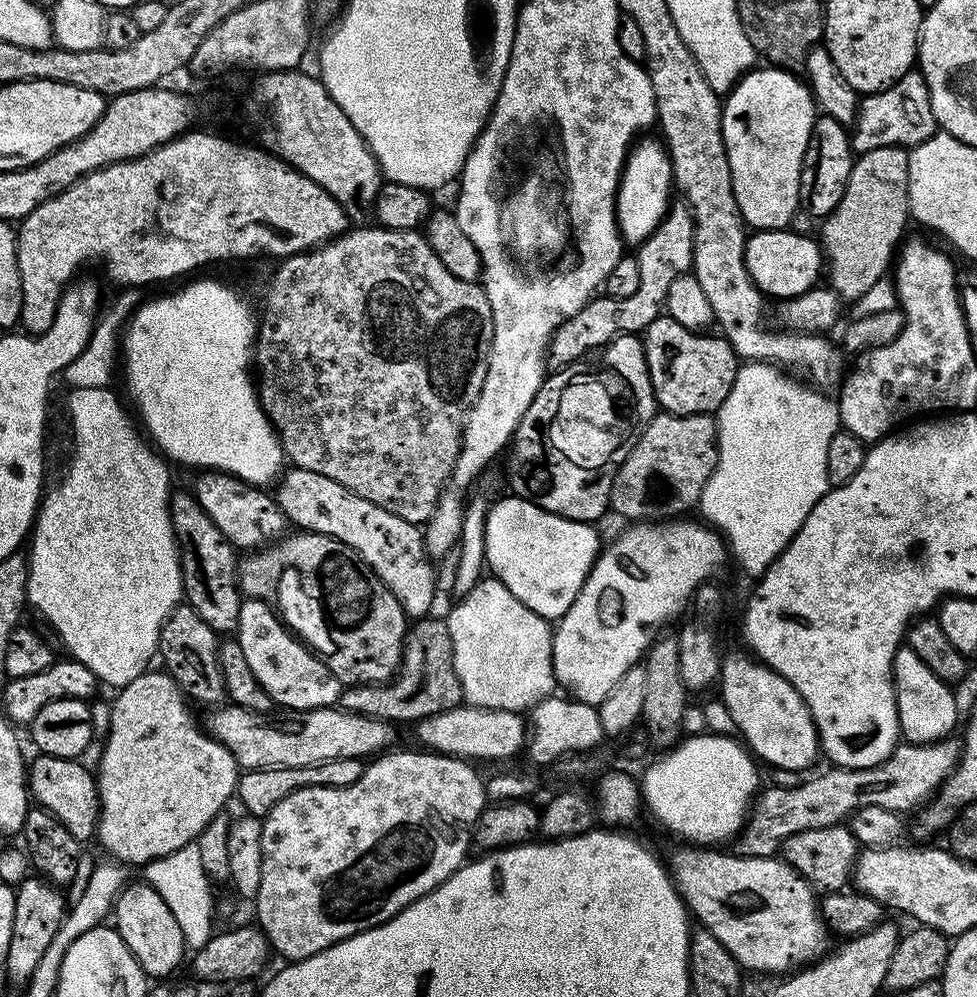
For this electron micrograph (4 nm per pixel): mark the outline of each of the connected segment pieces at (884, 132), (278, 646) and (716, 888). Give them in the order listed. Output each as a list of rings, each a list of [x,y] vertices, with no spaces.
[[[918,70],[902,74],[898,82],[881,92],[869,92],[859,101],[854,127],[850,132],[853,153],[878,150],[878,146],[894,146],[909,150],[935,136],[938,125],[934,110],[930,110],[930,92],[924,76]]]
[[[245,599],[240,605],[234,636],[246,653],[254,678],[258,678],[262,690],[270,694],[273,705],[280,707],[281,704],[284,707],[281,709],[302,713],[312,708],[331,708],[339,701],[342,691],[339,678],[324,665],[321,657],[285,627],[269,601]]]
[[[680,846],[684,848],[676,848],[672,852],[672,857],[667,857],[666,867],[672,877],[672,883],[676,886],[677,894],[683,898],[684,907],[688,909],[693,917],[700,919],[699,923],[706,930],[710,930],[710,934],[714,934],[714,938],[718,938],[718,942],[722,942],[722,946],[726,946],[726,950],[732,955],[737,962],[740,963],[741,969],[752,972],[784,972],[780,974],[788,974],[793,970],[799,969],[801,966],[807,966],[817,958],[825,955],[826,949],[829,947],[828,936],[830,937],[830,929],[822,915],[821,909],[818,907],[818,896],[811,884],[795,872],[782,858],[773,858],[770,856],[738,856],[731,851],[716,852],[712,846]]]

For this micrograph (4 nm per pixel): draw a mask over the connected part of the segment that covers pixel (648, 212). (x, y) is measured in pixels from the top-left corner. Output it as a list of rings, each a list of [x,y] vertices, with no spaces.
[[[659,139],[643,140],[633,143],[616,190],[616,223],[620,226],[621,237],[633,246],[639,245],[660,225],[670,207],[668,188],[670,192],[674,184],[672,161],[665,145]]]

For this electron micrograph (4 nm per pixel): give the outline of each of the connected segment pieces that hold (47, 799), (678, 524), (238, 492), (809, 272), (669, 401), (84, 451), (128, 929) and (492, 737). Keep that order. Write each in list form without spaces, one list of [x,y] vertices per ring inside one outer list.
[[[37,755],[37,760],[27,765],[28,790],[31,799],[39,807],[46,809],[74,838],[81,842],[90,841],[96,835],[96,827],[100,821],[100,791],[96,785],[93,769],[80,764],[79,759],[67,760],[57,756]]]
[[[669,518],[659,522],[636,522],[628,526],[628,529],[613,544],[605,543],[601,547],[600,555],[597,556],[596,561],[592,564],[592,568],[588,572],[588,577],[584,579],[582,590],[578,590],[578,598],[570,606],[570,610],[566,610],[566,614],[560,617],[552,633],[552,669],[556,675],[557,685],[561,689],[564,687],[565,690],[563,691],[571,699],[581,700],[583,703],[595,706],[600,705],[606,698],[606,694],[610,694],[610,690],[614,690],[614,682],[618,682],[618,678],[622,678],[622,674],[626,674],[626,670],[630,670],[635,664],[643,661],[648,649],[652,647],[653,640],[661,635],[660,627],[671,616],[678,615],[684,607],[687,609],[690,601],[696,595],[697,588],[702,584],[715,581],[717,579],[715,576],[722,575],[724,567],[730,564],[730,553],[725,537],[707,523],[699,522],[700,524],[695,524],[694,521],[688,519],[692,518]]]
[[[204,470],[199,473],[194,487],[196,501],[210,514],[210,522],[222,530],[222,534],[237,550],[259,550],[286,532],[284,512],[276,503],[275,495],[268,496],[263,487],[247,484],[229,472]]]
[[[756,230],[744,241],[744,265],[750,274],[750,278],[765,297],[780,296],[781,301],[791,300],[793,296],[809,292],[817,287],[822,276],[822,249],[815,239],[803,236],[793,230]]]
[[[667,314],[654,318],[654,322],[644,329],[644,361],[656,403],[663,411],[676,416],[707,416],[719,412],[722,402],[726,402],[726,394],[730,394],[730,386],[734,386],[738,357],[723,335],[704,335],[708,334],[682,326]]]
[[[103,387],[72,388],[68,392],[70,393],[68,396],[68,424],[72,427],[72,457],[68,460],[68,469],[65,470],[64,477],[52,489],[49,487],[43,493],[42,503],[34,521],[34,529],[30,534],[32,552],[27,553],[28,604],[31,607],[36,607],[48,619],[49,626],[60,635],[61,642],[68,647],[67,655],[71,659],[90,666],[90,670],[94,670],[97,681],[101,685],[109,684],[112,690],[119,690],[128,681],[149,671],[151,664],[148,663],[151,662],[152,656],[154,660],[160,646],[162,626],[167,622],[172,611],[181,603],[184,594],[184,579],[180,569],[180,548],[176,532],[172,529],[170,491],[168,492],[167,466],[169,467],[169,465],[166,463],[165,457],[142,435],[133,413],[127,407],[124,409],[118,401],[112,400],[112,391],[111,387]]]
[[[132,882],[121,889],[115,900],[115,918],[116,932],[122,942],[126,942],[130,954],[134,954],[134,958],[140,963],[145,977],[168,976],[183,962],[186,945],[182,929],[170,912],[170,907],[162,900],[161,894],[148,883]]]
[[[461,706],[442,714],[434,714],[425,720],[415,721],[416,736],[425,749],[437,754],[476,760],[508,760],[516,751],[525,747],[530,728],[525,717],[518,712],[497,708],[474,708]]]

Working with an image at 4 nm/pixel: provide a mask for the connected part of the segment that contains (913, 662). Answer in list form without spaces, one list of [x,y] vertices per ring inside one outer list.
[[[902,646],[896,652],[892,663],[892,685],[896,691],[900,734],[907,743],[932,744],[955,733],[952,731],[956,728],[960,712],[956,709],[956,696],[951,692],[953,689],[907,646]]]

